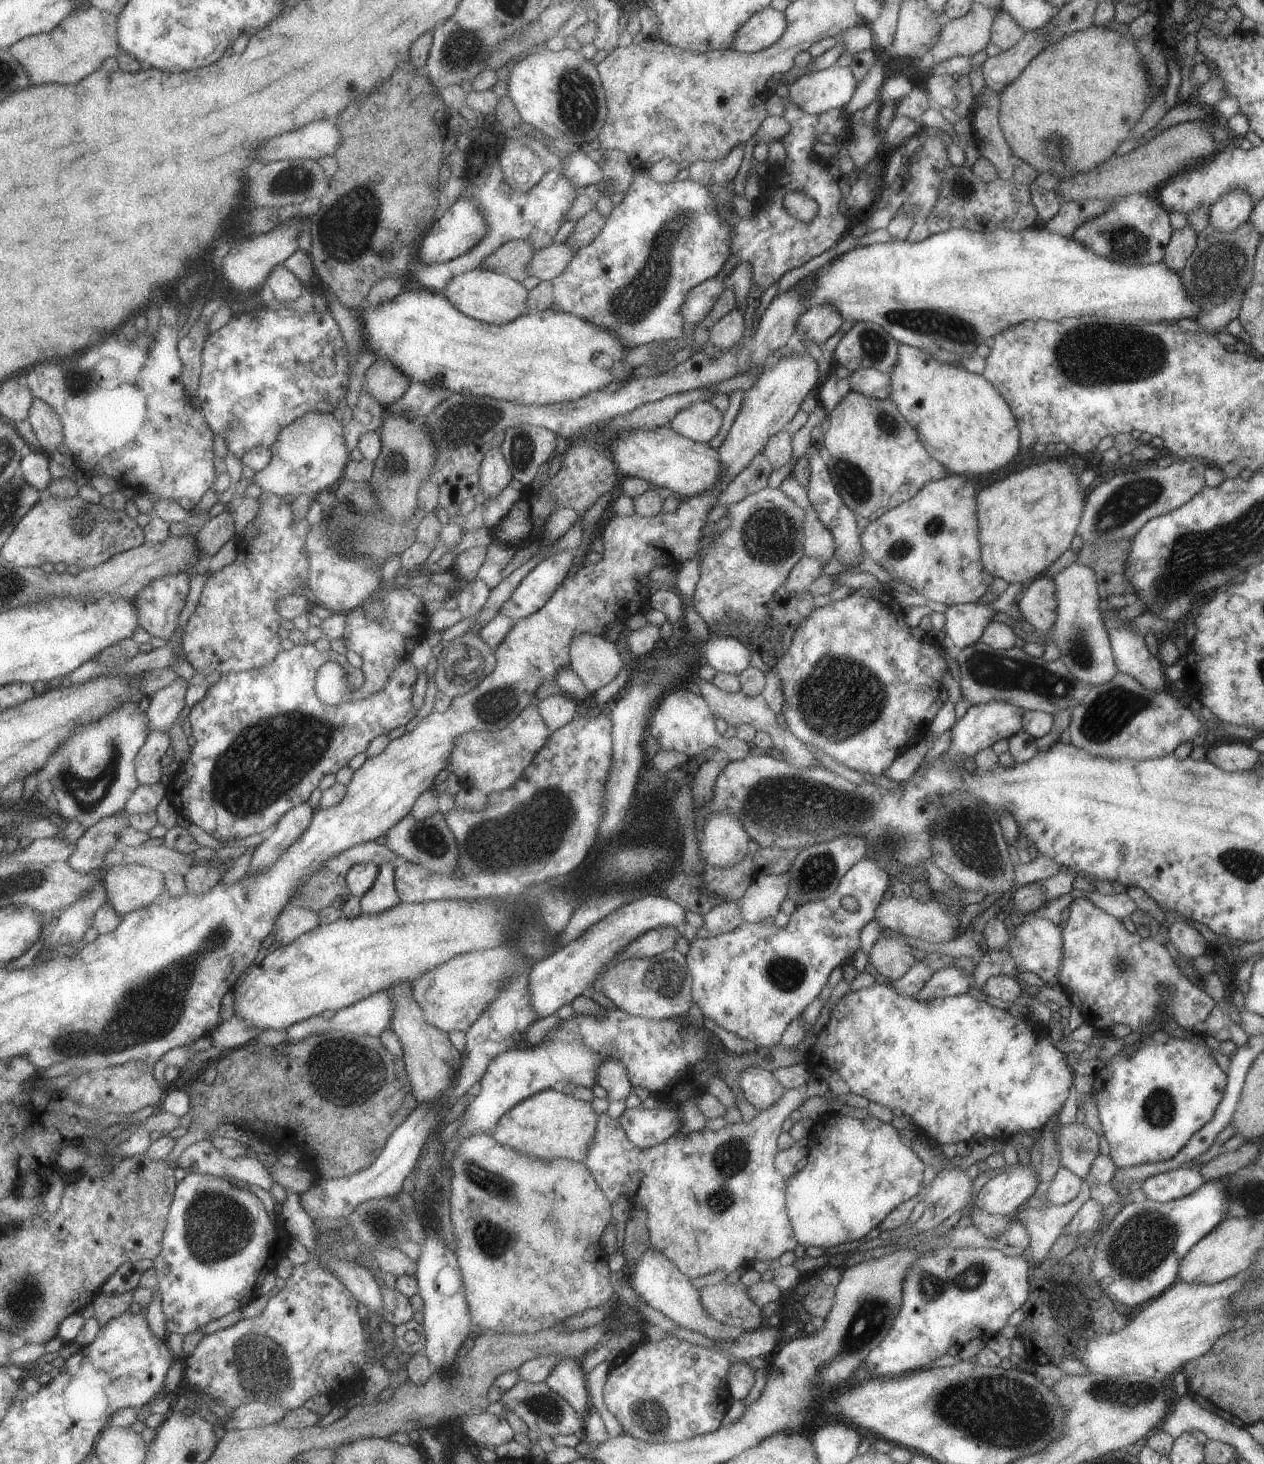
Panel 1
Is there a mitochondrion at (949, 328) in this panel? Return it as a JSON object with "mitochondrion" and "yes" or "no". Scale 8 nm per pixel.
{"mitochondrion":"yes"}

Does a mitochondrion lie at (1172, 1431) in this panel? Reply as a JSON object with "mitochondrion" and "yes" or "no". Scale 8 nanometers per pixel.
{"mitochondrion":"no"}

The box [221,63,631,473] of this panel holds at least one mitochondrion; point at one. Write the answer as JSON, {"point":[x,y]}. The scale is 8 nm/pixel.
{"point":[348,227]}

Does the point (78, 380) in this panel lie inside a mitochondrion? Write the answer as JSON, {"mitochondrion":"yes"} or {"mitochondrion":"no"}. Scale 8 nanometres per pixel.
{"mitochondrion":"yes"}

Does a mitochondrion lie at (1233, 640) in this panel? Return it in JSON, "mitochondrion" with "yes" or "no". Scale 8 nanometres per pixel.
{"mitochondrion":"no"}

